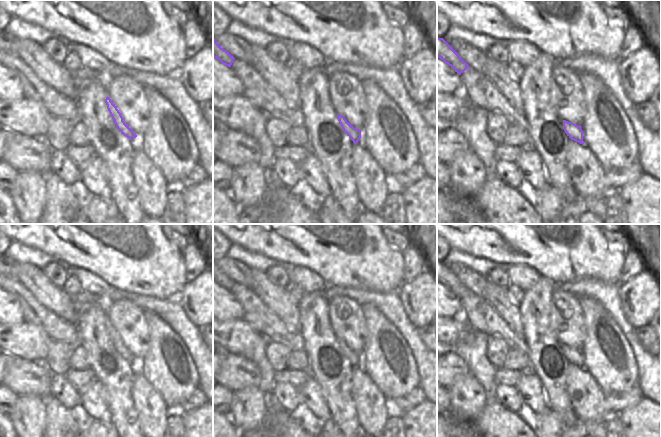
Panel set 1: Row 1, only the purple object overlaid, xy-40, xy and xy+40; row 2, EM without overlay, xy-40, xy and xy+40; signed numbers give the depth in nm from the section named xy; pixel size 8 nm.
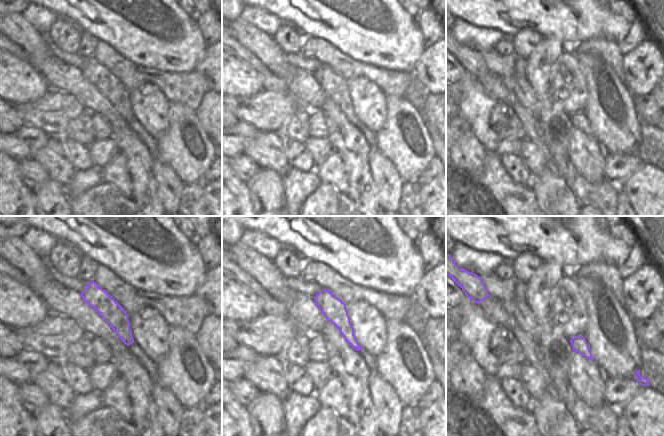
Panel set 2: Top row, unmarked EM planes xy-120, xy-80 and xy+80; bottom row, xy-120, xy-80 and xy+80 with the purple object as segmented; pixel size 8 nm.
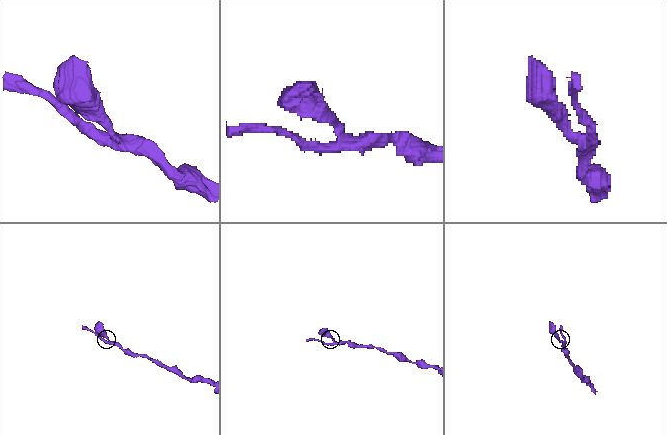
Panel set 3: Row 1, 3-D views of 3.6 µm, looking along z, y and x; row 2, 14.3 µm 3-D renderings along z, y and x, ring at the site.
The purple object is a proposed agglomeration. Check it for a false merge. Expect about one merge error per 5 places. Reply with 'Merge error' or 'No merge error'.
No merge error.

